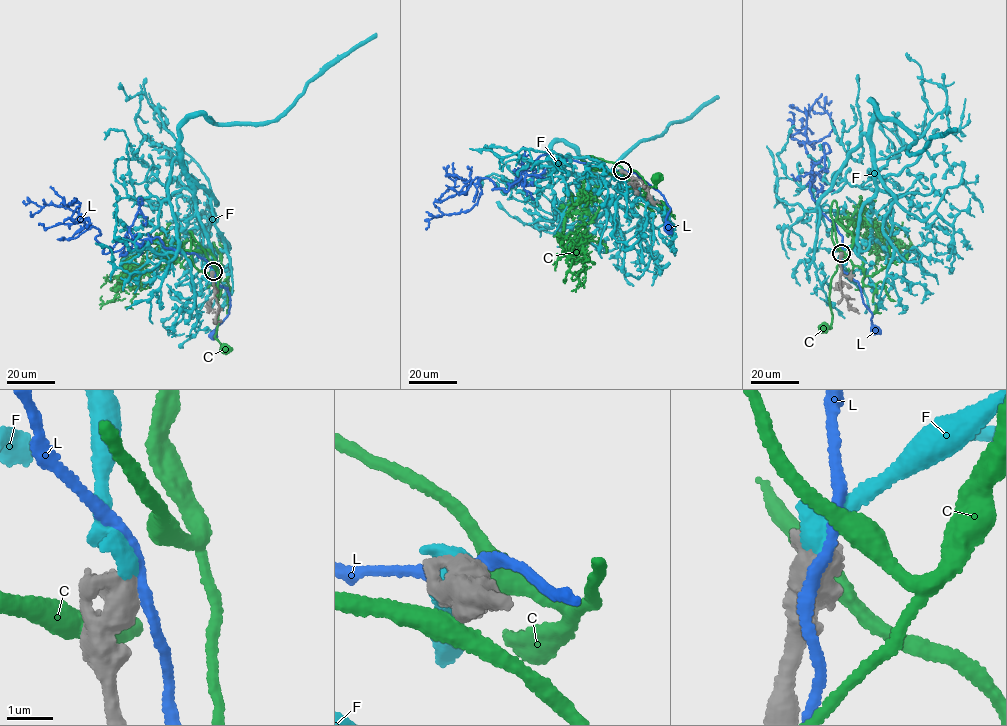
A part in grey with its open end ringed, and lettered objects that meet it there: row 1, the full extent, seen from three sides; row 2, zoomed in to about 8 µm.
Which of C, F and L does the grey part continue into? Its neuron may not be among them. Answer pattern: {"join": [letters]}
{"join": ["F"]}

